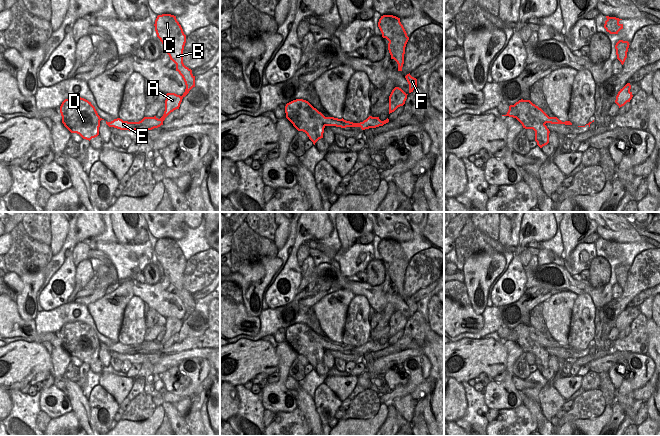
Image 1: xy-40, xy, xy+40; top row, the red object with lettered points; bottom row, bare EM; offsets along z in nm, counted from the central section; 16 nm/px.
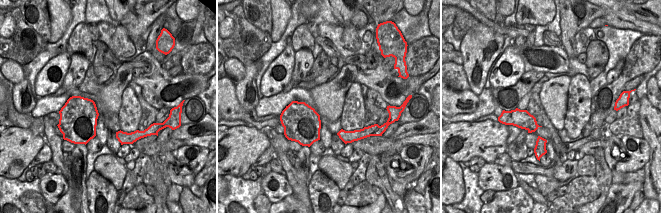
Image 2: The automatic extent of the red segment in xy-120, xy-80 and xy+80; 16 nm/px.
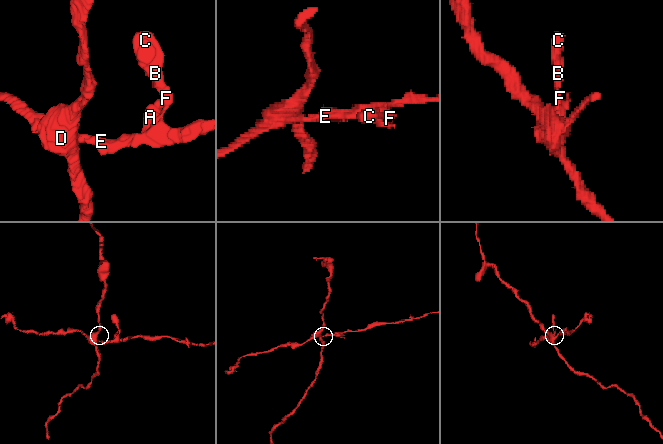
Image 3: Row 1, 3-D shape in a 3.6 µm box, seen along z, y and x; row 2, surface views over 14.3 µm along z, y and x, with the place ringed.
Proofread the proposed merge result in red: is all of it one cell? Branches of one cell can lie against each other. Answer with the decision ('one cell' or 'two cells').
two cells

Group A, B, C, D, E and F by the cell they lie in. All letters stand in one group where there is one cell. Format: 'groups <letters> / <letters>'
groups A B C E F / D

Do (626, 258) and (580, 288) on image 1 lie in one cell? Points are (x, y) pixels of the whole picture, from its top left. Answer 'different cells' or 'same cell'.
different cells

